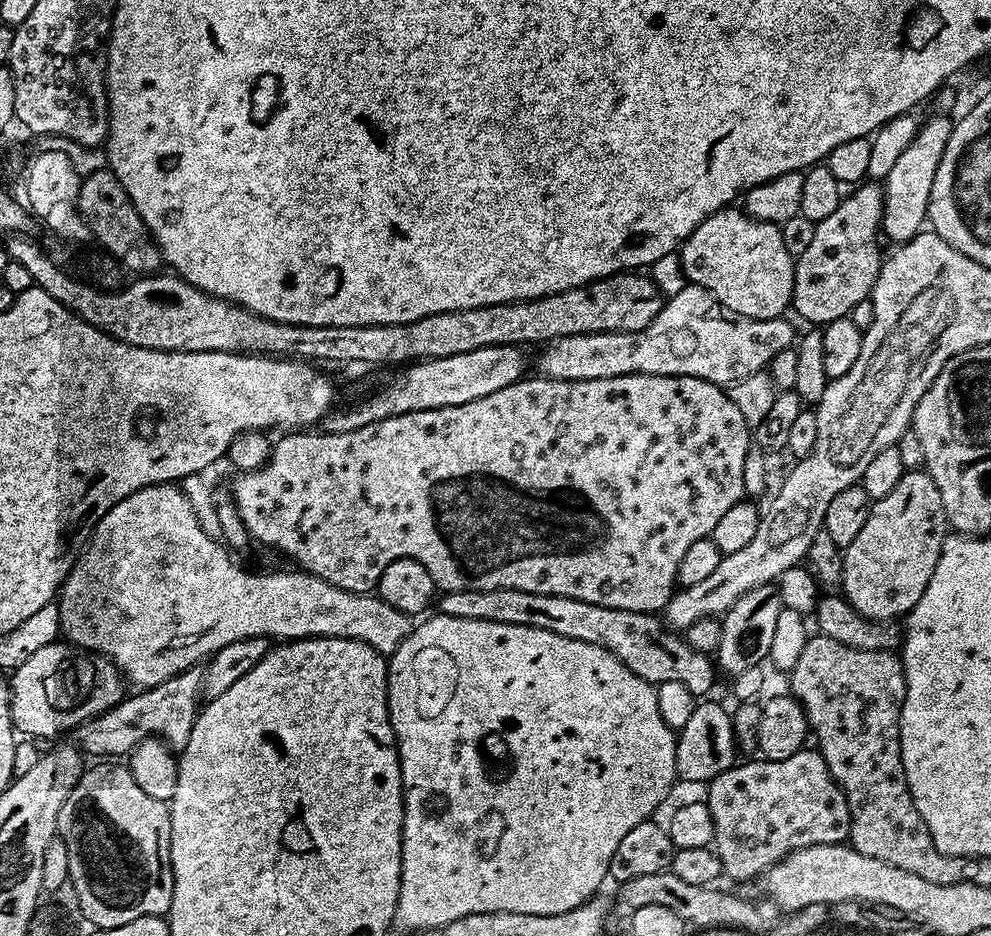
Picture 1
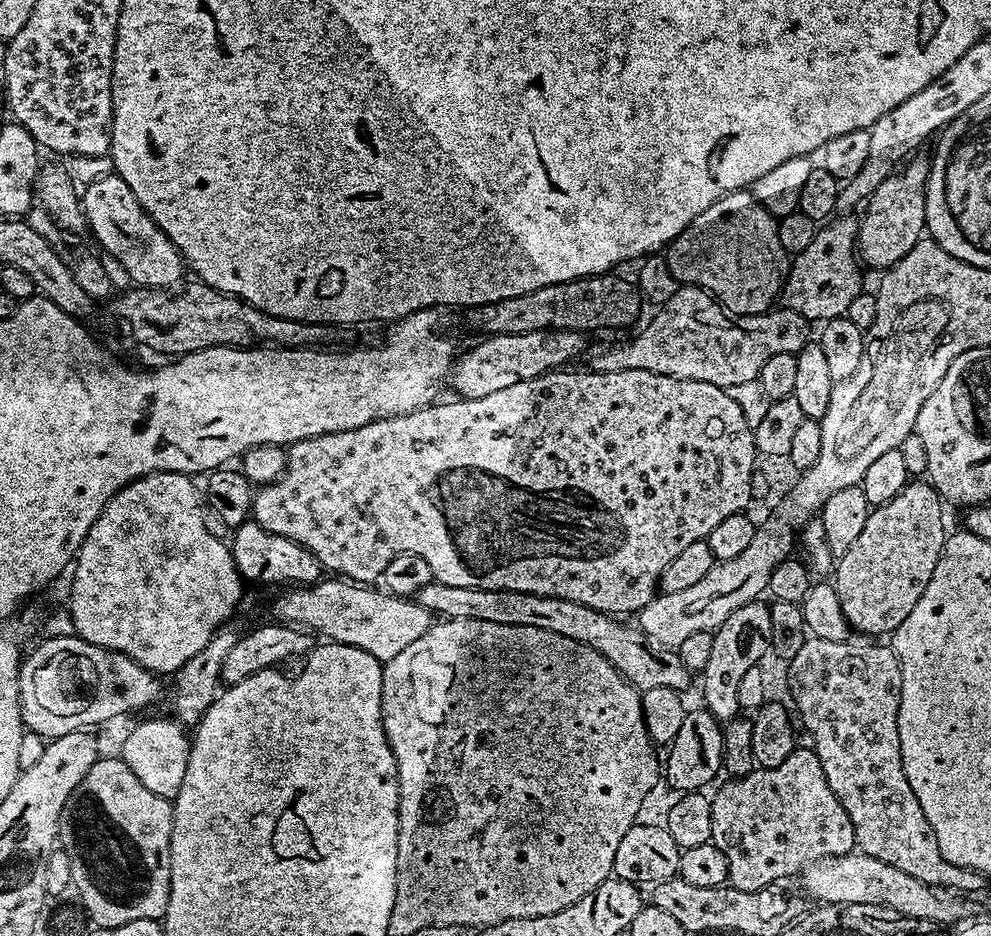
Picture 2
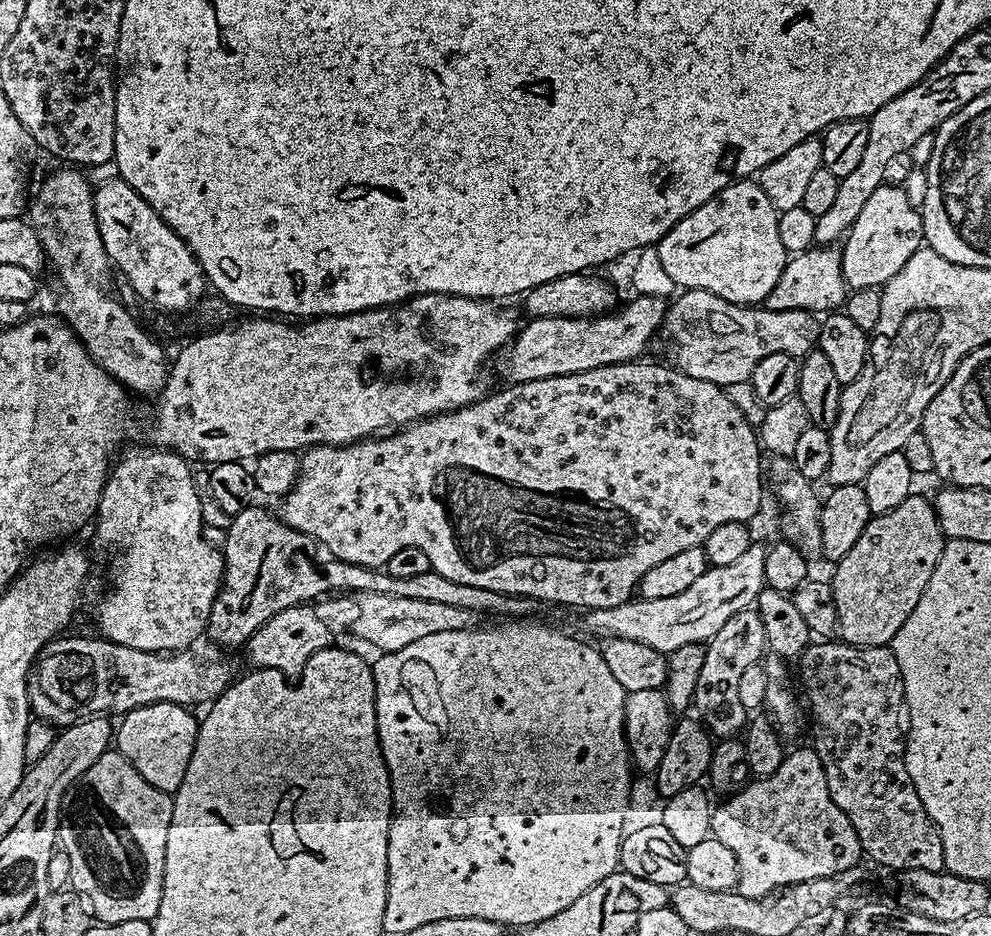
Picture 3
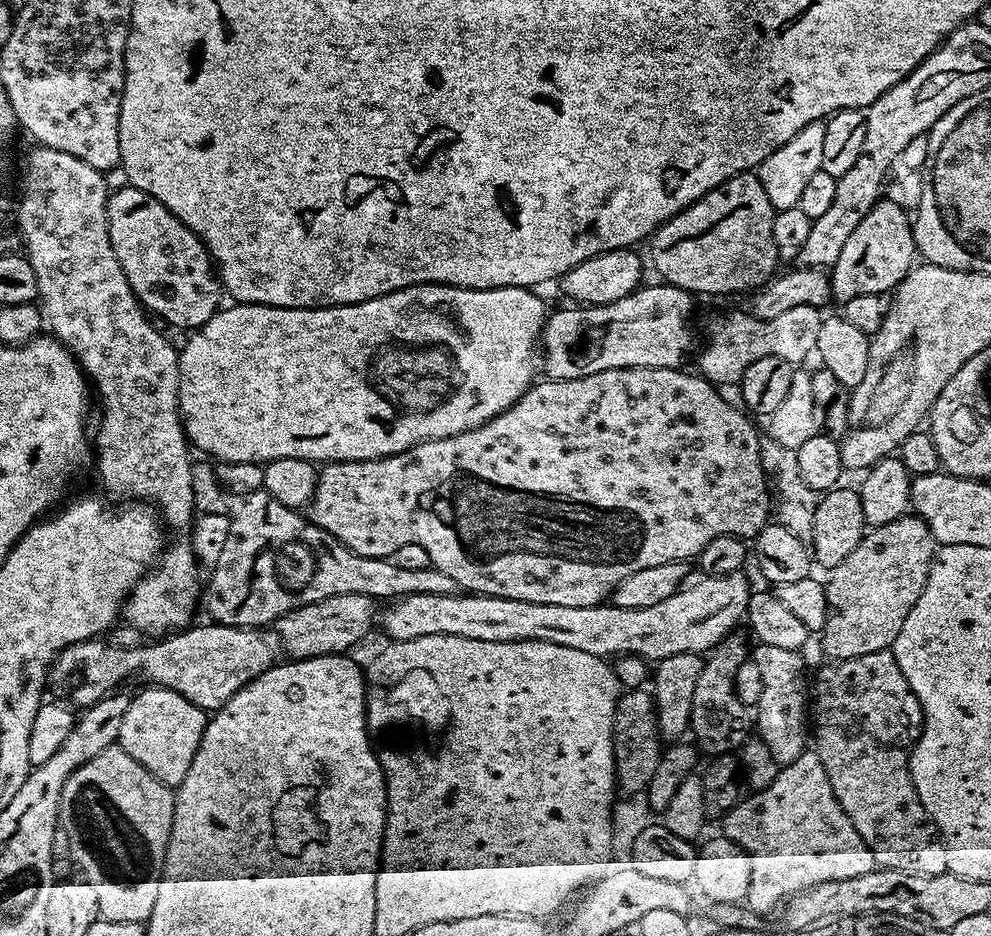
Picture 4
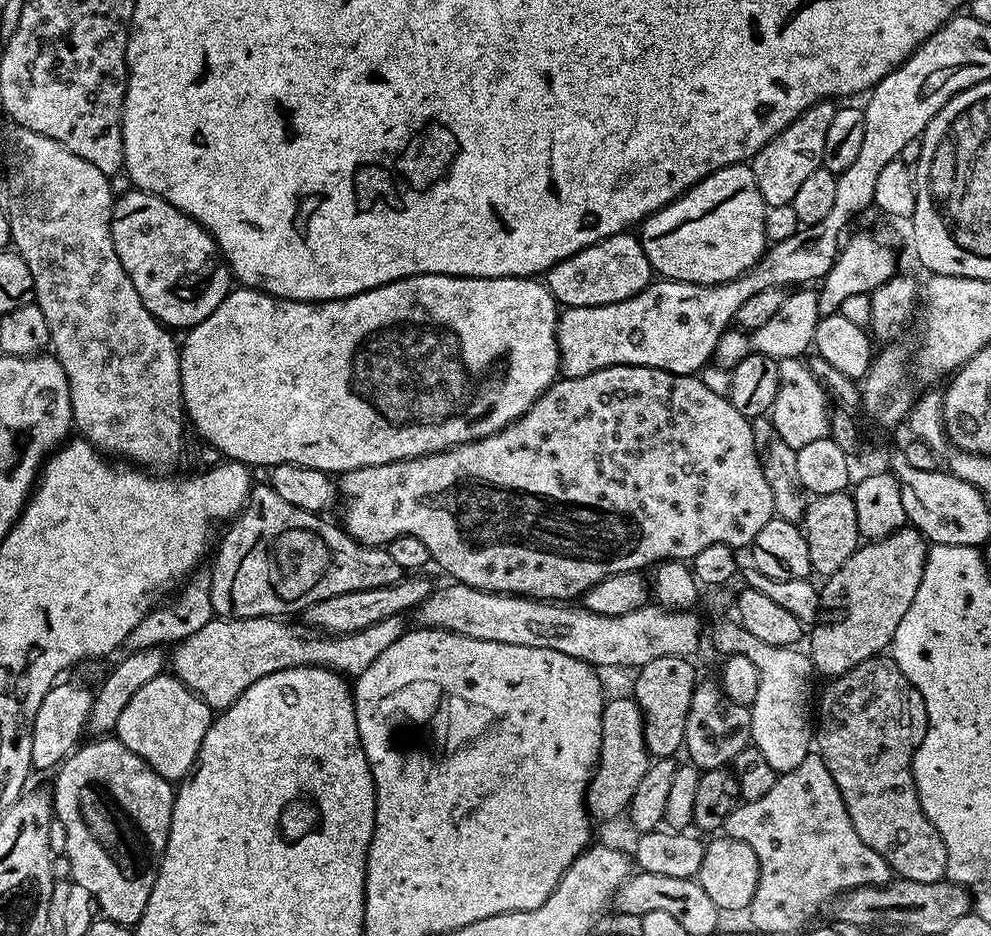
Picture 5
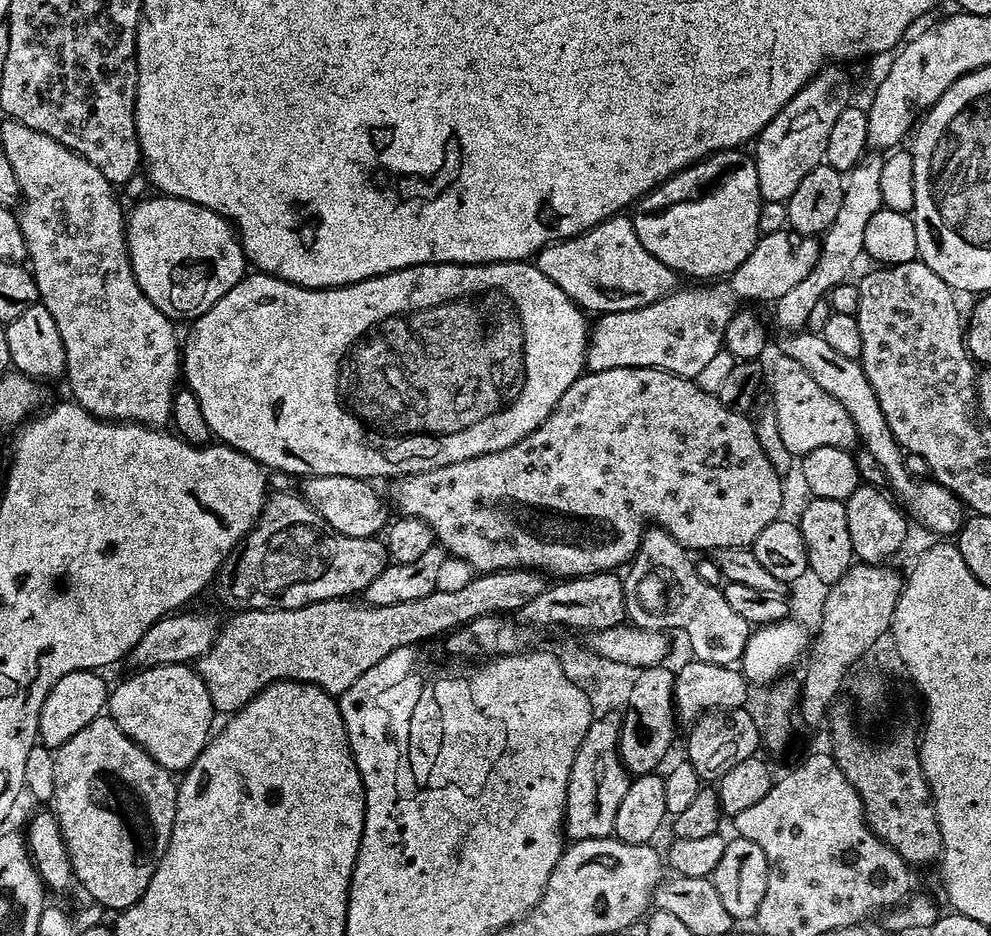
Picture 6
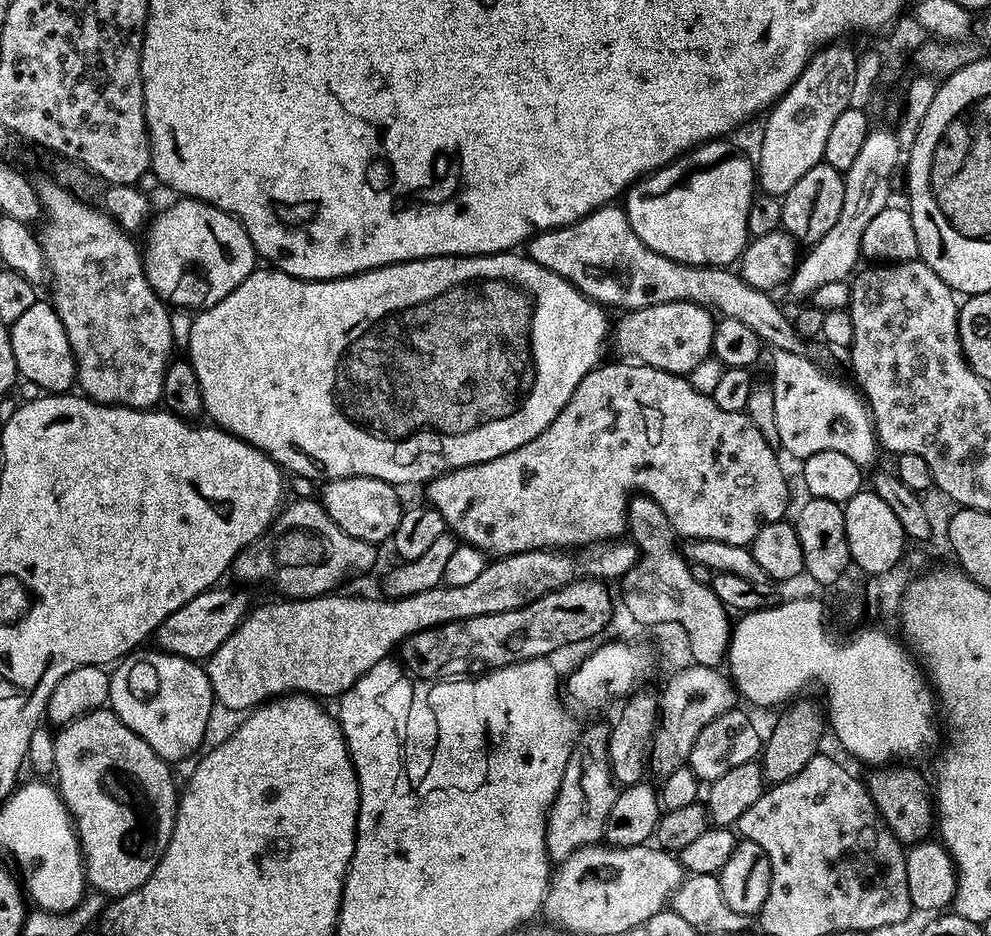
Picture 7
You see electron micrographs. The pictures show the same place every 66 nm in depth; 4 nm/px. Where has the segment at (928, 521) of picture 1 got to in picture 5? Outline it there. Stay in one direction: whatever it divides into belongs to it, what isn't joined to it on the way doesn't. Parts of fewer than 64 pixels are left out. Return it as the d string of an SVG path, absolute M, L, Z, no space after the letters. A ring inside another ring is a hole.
M905 526L881 540L861 543L856 553L842 562L842 570L834 570L834 574L823 581L820 588L821 613L819 623L815 625L817 628L812 632L810 649L812 664L821 677L846 674L846 670L881 655L891 645L898 622L902 622L906 610L910 610L910 602L914 602L914 594L918 592L918 582L922 580L924 564L928 561L929 547L928 541L917 528Z

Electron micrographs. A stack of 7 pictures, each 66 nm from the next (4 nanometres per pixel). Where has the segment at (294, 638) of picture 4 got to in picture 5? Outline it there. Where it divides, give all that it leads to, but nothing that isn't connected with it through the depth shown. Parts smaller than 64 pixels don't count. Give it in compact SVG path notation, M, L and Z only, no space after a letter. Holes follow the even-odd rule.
M404 574L398 582L378 586L374 590L354 590L350 594L338 594L334 598L326 598L306 609L307 623L317 630L330 634L357 632L374 622L380 622L390 616L400 616L411 610L419 609L423 600L434 590L424 574Z

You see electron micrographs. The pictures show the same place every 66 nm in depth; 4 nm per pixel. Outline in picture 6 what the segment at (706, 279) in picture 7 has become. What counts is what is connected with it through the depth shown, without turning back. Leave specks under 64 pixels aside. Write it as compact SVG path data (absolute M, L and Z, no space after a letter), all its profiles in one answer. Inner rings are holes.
M624 214L611 216L588 232L580 232L577 236L547 244L536 253L534 263L538 270L542 270L542 274L546 274L546 278L550 278L550 282L554 282L554 286L558 286L558 290L562 290L562 294L569 296L572 303L588 314L638 310L666 298L678 287L677 272L666 266L666 262L658 262L658 258L654 258L654 254L650 254L650 250L638 242L638 234L631 219ZM792 330L784 334L778 352L779 355L788 356L794 362L798 362L798 366L802 366L802 370L806 370L806 374L810 374L810 378L814 378L814 382L818 382L818 386L826 390L826 394L842 402L856 426L859 443L864 443L865 450L872 455L871 463L880 468L882 474L886 474L887 487L894 493L903 511L919 527L929 528L940 538L955 537L966 519L966 505L946 486L931 478L913 475L909 470L906 453L894 438L894 434L890 434L890 426L882 414L882 406L878 406L878 398L859 359L851 360L844 354L838 354L838 350L832 349L821 333L807 330Z

